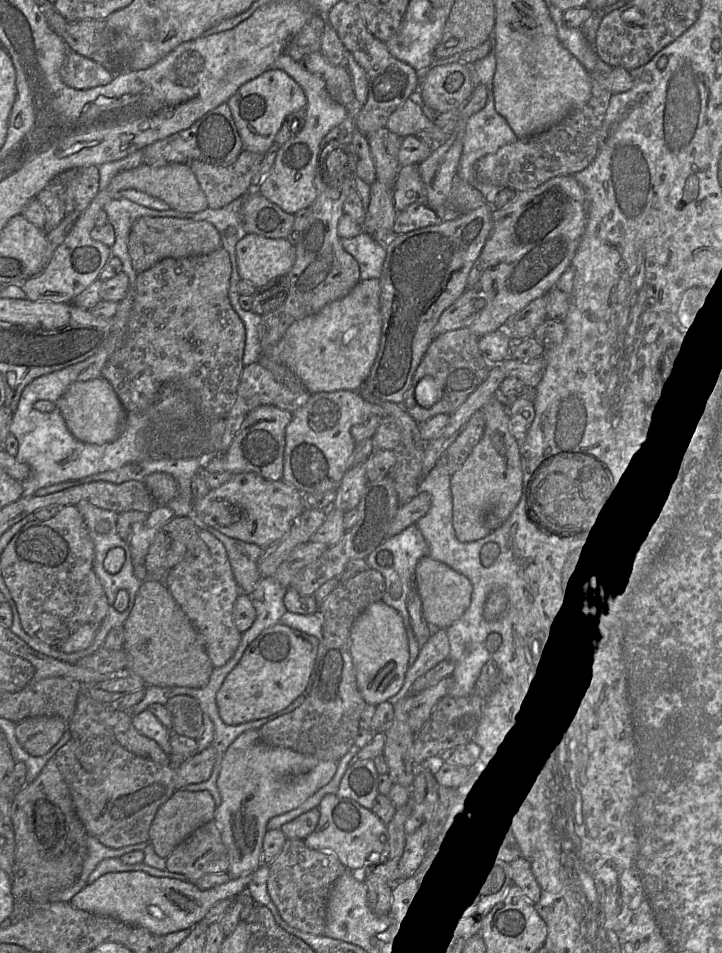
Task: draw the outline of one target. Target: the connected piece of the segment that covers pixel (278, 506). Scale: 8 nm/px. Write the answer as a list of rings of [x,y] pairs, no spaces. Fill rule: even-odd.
[[[253,472],[233,474],[228,482],[210,489],[204,498],[195,501],[193,509],[200,524],[264,549],[280,539],[305,510],[301,493],[294,486],[283,479],[271,481]]]

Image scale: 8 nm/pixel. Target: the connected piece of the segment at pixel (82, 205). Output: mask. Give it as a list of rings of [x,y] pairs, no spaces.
[[[96,165],[72,168],[56,175],[47,189],[60,199],[66,214],[80,214],[99,192],[99,170]]]

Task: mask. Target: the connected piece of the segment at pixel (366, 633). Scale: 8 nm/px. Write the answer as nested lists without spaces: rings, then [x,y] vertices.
[[[383,600],[371,603],[351,627],[349,650],[357,687],[367,704],[379,705],[400,691],[409,668],[409,642],[403,618],[396,609]]]

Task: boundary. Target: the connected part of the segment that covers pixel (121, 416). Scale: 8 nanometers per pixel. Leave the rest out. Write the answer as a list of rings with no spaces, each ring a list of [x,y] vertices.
[[[102,377],[72,383],[56,404],[71,434],[87,444],[102,445],[115,441],[121,434],[127,411],[108,381]]]

